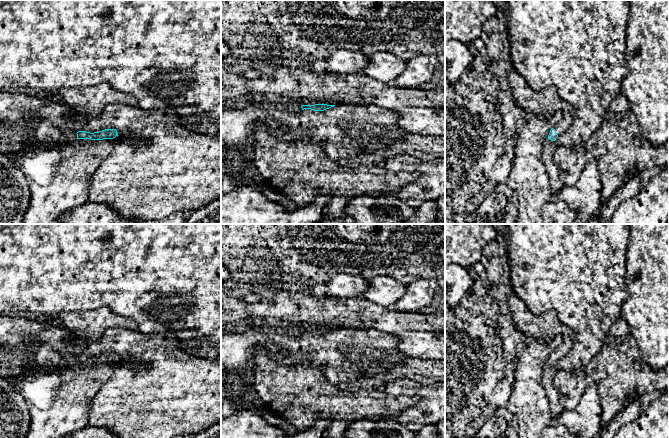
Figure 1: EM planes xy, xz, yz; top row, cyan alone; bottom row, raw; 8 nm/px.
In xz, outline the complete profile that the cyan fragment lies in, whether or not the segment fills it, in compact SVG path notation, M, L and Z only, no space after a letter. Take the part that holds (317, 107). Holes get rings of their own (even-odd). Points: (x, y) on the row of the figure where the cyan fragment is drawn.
M253 93L240 96L232 102L232 109L265 109L265 110L277 110L286 111L289 109L291 104L298 104L301 106L302 110L311 109L314 111L324 111L336 104L337 101L312 101L308 99L290 99L288 97L283 97L271 93Z

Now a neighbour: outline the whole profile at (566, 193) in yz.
M595 160L588 162L577 182L573 186L564 186L557 195L557 199L565 201L577 212L573 224L587 224L601 209L600 172Z

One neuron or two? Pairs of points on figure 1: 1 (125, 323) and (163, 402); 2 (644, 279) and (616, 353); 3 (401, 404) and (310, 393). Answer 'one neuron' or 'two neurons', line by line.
1: two neurons
2: two neurons
3: one neuron

